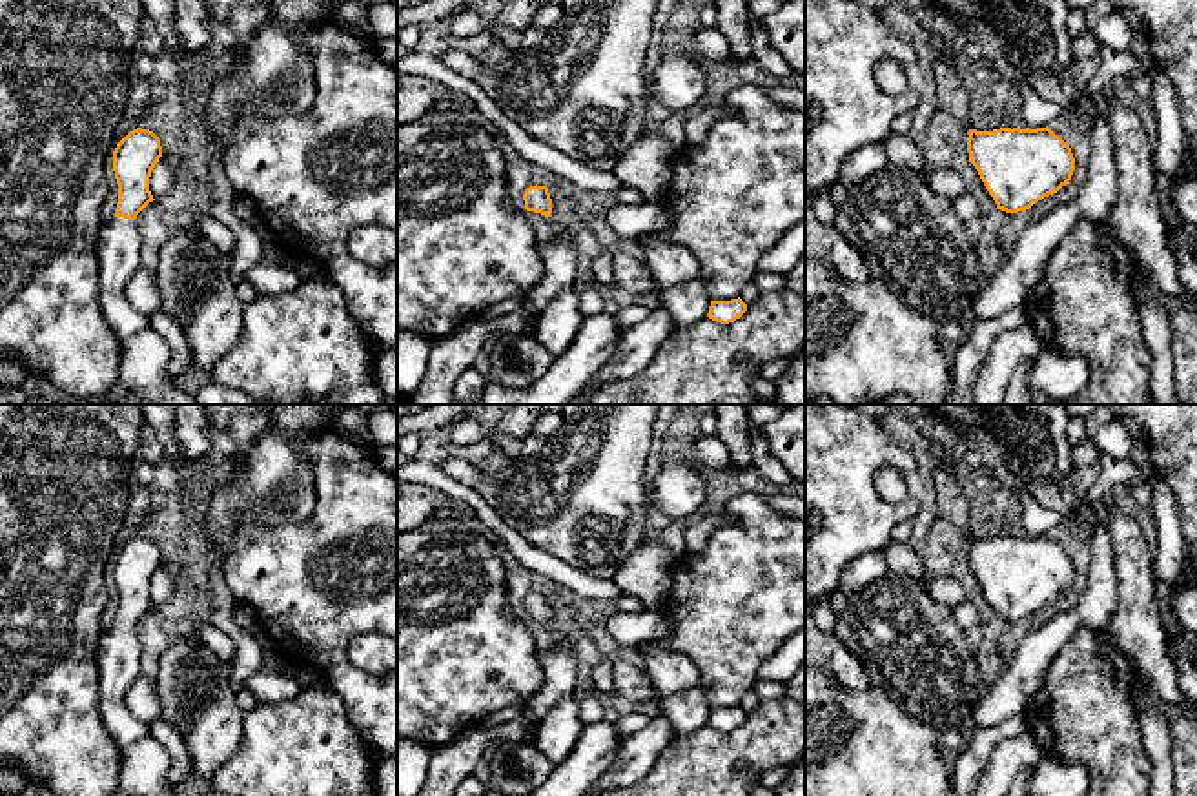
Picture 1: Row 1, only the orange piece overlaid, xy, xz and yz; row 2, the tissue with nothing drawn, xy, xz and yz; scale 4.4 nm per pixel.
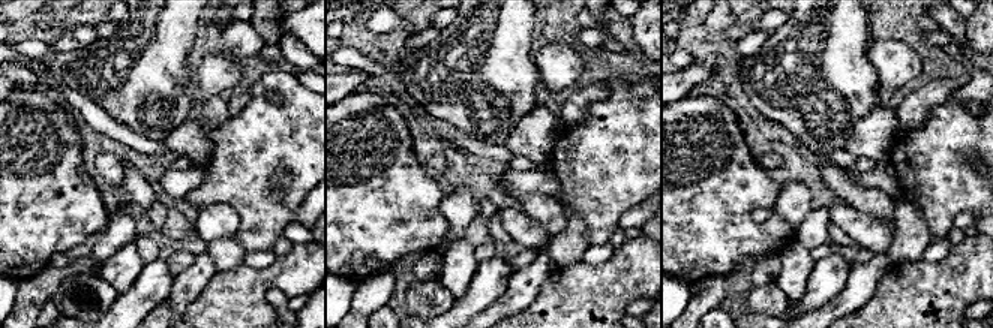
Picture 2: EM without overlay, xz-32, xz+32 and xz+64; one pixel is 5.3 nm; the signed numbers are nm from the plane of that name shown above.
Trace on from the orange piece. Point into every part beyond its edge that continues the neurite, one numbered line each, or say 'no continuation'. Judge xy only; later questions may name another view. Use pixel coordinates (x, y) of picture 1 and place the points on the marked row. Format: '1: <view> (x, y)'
1: xy (119, 243)

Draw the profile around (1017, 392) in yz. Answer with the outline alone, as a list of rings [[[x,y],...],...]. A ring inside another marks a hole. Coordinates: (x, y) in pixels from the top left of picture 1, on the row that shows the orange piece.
[[[1033,359],[1018,362],[1004,392],[1002,404],[1033,404],[1033,392],[1028,384],[1028,373],[1033,368]]]

